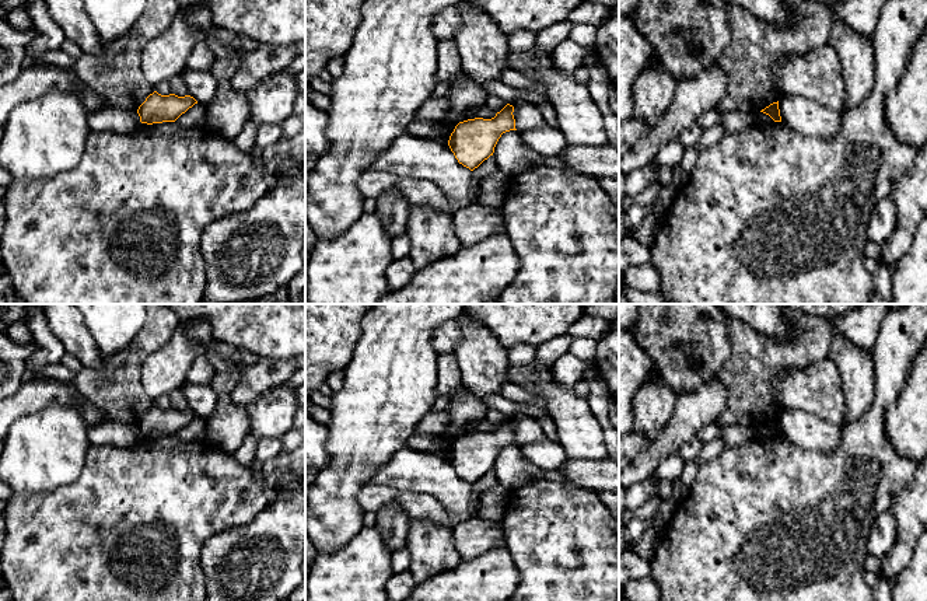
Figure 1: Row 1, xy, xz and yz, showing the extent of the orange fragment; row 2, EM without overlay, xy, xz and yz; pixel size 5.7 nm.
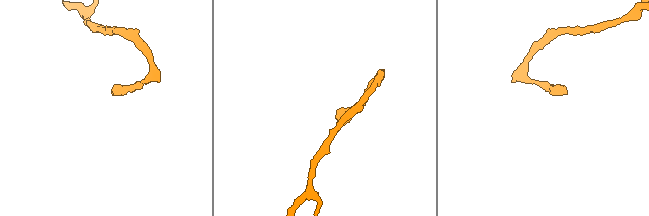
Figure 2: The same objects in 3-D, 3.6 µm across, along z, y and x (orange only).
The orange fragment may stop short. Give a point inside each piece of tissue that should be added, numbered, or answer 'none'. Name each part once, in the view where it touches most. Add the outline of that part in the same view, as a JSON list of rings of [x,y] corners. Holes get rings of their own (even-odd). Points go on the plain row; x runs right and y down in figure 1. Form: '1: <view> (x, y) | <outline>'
none

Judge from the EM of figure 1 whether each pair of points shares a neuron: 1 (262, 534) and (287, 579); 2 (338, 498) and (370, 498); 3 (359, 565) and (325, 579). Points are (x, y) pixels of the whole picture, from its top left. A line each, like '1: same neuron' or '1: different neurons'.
1: same neuron
2: different neurons
3: same neuron

